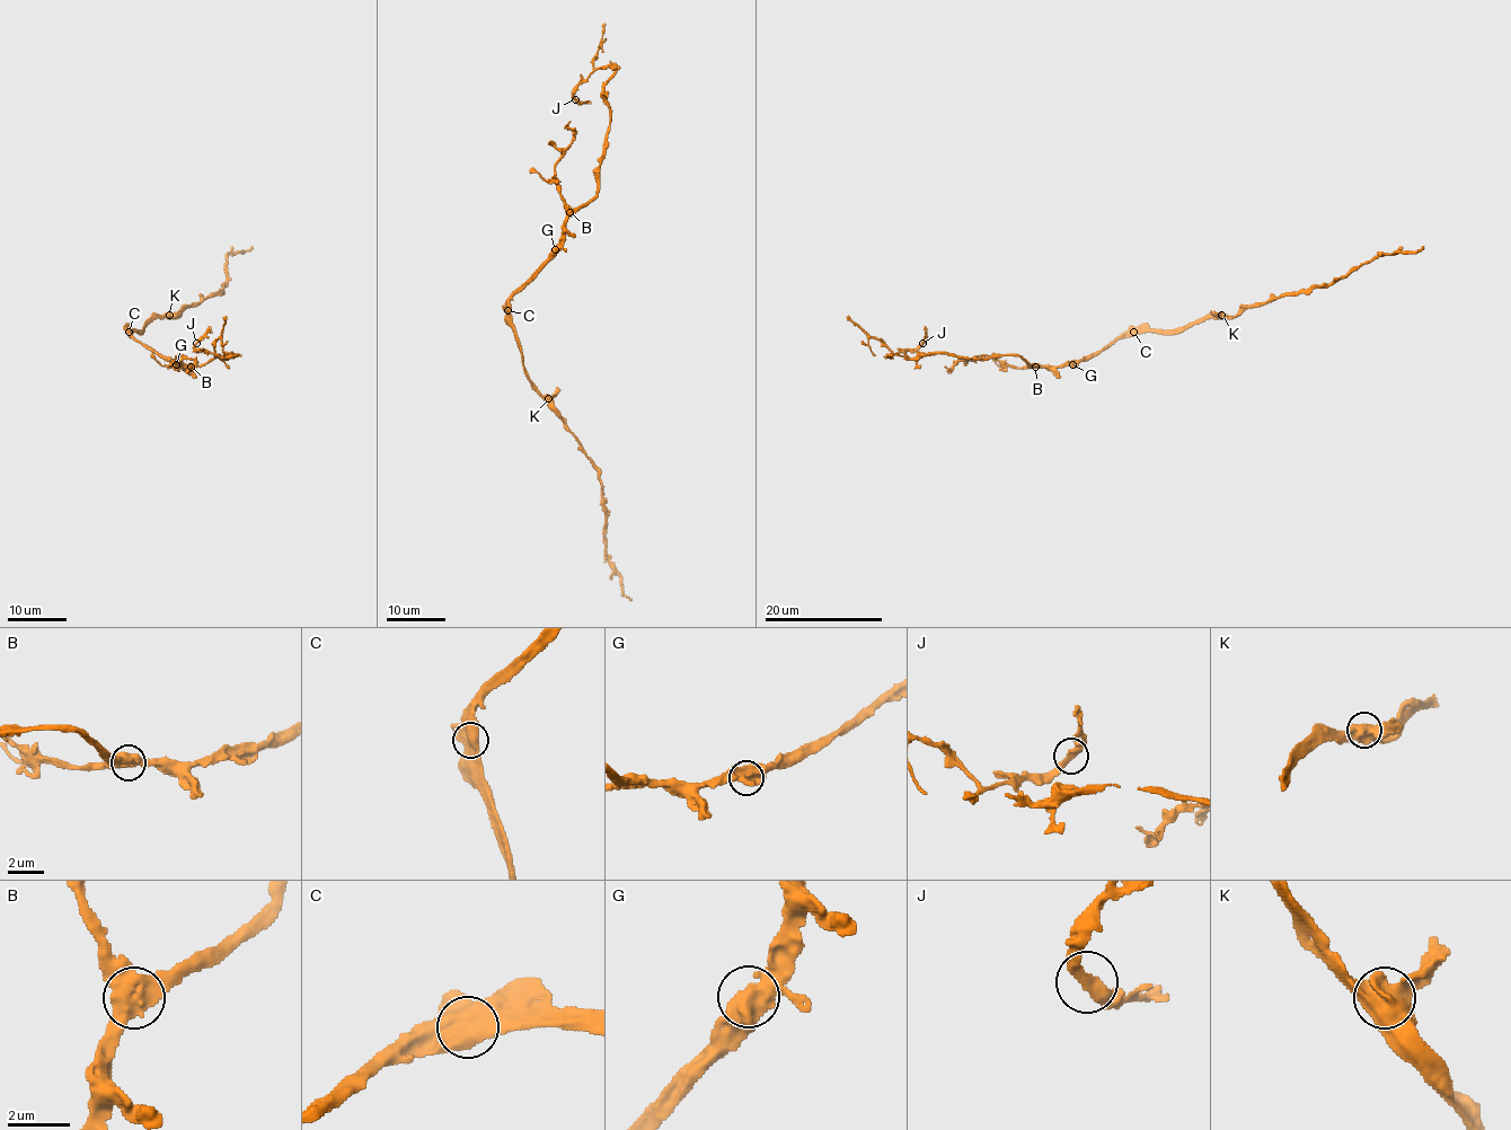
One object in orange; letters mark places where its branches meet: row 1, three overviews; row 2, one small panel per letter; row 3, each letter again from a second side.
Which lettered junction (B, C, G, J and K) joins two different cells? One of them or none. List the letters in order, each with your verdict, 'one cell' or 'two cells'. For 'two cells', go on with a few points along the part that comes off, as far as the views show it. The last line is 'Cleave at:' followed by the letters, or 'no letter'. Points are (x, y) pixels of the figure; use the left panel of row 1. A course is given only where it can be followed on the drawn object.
B: one cell
C: one cell
G: one cell
J: one cell
K: one cell
Cleave at: no letter

